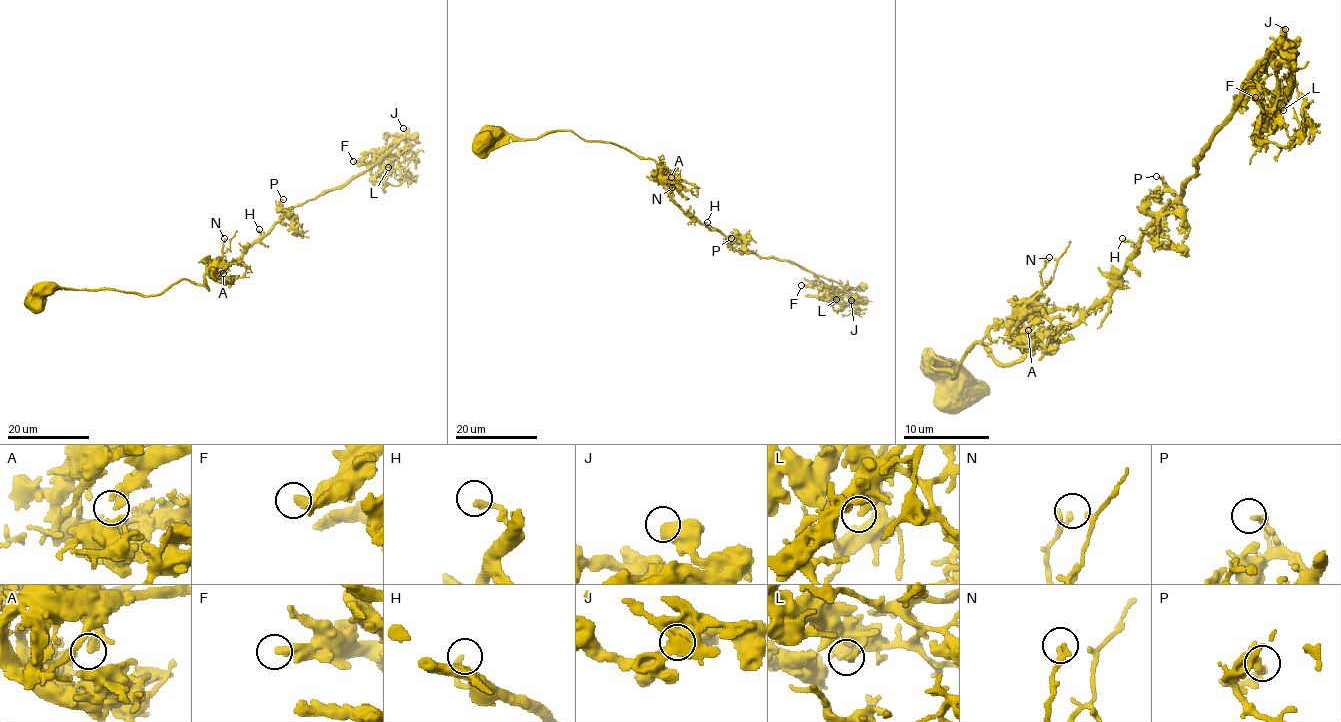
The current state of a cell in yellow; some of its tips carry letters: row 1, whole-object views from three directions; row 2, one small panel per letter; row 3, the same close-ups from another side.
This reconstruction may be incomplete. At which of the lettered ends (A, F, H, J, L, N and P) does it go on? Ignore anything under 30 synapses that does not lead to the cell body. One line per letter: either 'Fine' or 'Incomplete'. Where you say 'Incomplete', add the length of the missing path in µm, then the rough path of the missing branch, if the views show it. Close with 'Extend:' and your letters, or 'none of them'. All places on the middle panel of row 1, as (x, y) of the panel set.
A: Fine
F: Fine
H: Fine
J: Fine
L: Fine
N: Fine
P: Fine
Extend: none of them

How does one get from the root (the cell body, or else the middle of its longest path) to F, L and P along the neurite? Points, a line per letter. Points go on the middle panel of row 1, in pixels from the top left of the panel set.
F: (484, 141), (572, 130), (651, 158), (653, 173), (688, 215), (737, 249), (789, 260), (821, 282), (801, 285)
L: (484, 141), (572, 130), (651, 158), (688, 215), (737, 249), (844, 285), (836, 299)
P: (484, 141), (572, 130), (588, 141), (611, 142), (651, 158), (667, 193), (731, 247), (731, 238)

